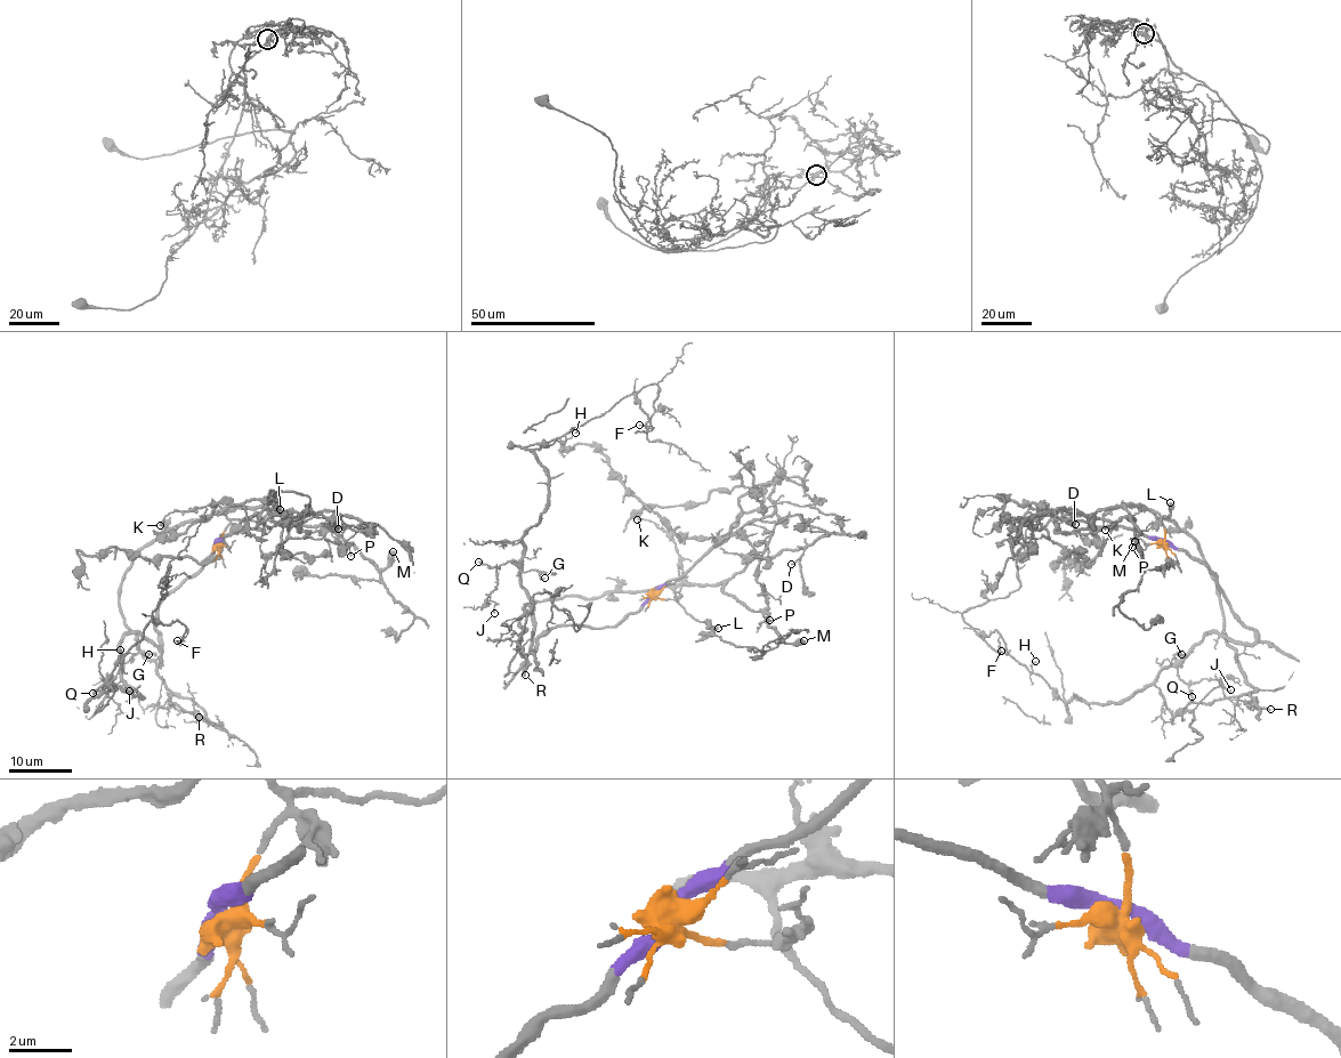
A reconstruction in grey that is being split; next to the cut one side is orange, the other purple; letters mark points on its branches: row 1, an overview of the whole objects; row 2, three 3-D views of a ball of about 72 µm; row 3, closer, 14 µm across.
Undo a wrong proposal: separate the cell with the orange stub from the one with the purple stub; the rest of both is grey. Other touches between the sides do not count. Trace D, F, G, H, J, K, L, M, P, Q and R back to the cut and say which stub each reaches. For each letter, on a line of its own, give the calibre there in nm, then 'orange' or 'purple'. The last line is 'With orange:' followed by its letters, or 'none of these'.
D: 160 nm thick; orange
F: 80 nm thick; purple
G: 130 nm thick; purple
H: 130 nm thick; purple
J: 110 nm thick; purple
K: 160 nm thick; orange
L: 500 nm thick; orange
M: 650 nm thick; orange
P: 120 nm thick; orange
Q: 120 nm thick; purple
R: 280 nm thick; orange
With orange: D, K, L, M, P, R

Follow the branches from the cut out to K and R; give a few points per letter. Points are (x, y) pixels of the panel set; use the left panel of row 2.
K: (216, 546), (229, 522), (216, 505), (168, 515), (160, 526)
R: (216, 546), (221, 515), (160, 531), (121, 588), (139, 651), (199, 717)

